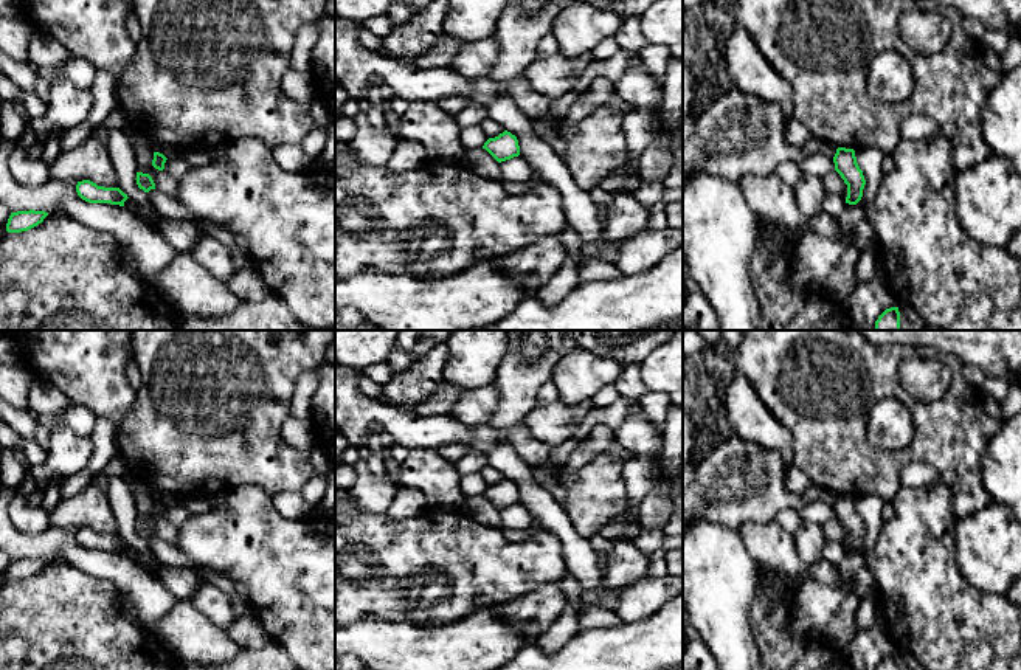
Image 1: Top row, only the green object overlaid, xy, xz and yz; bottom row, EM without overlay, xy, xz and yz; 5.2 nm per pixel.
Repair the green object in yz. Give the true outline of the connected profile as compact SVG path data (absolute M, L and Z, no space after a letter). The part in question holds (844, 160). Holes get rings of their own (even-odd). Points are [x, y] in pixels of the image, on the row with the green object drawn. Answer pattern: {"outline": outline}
{"outline": "M838 147L833 157L835 171L847 185L846 203L857 205L863 197L866 185L863 171L860 169L853 149Z"}

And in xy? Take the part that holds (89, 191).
{"outline": "M90 180L78 181L76 192L88 203L110 203L124 206L124 202L129 199L119 188L98 186Z"}

